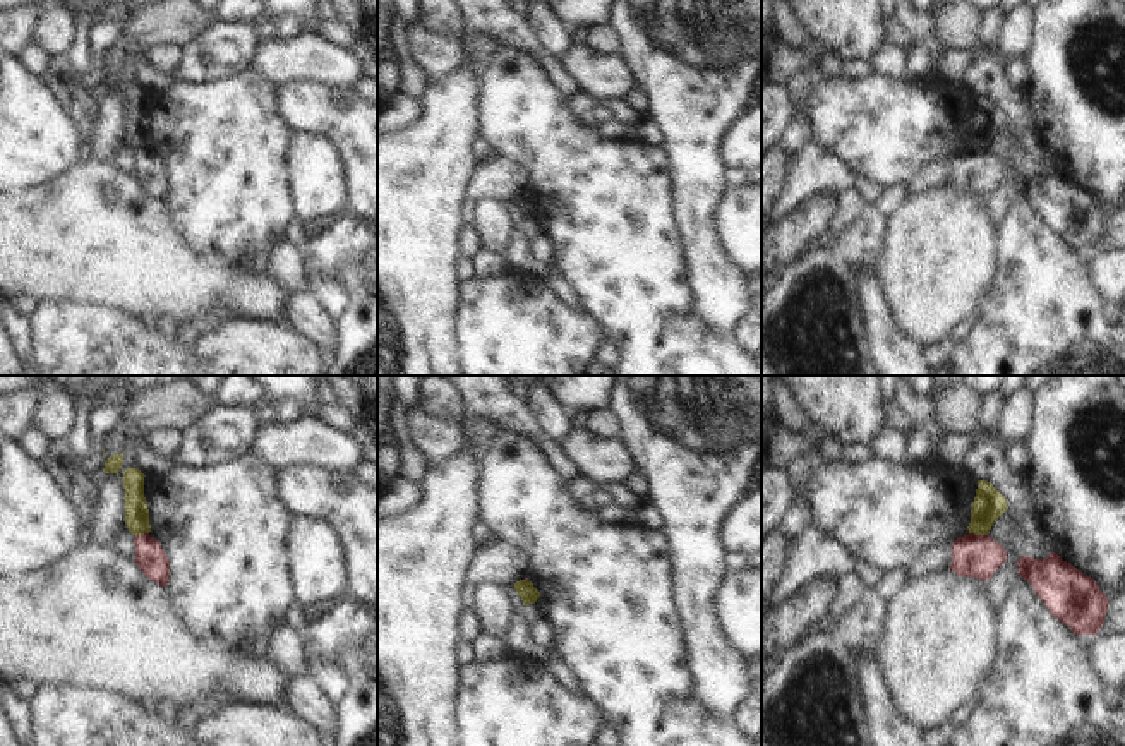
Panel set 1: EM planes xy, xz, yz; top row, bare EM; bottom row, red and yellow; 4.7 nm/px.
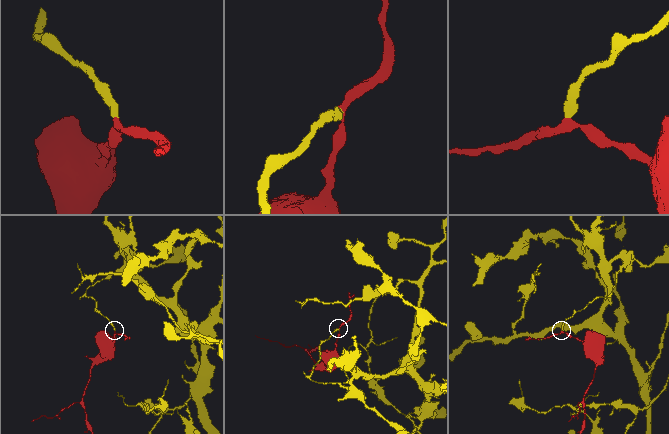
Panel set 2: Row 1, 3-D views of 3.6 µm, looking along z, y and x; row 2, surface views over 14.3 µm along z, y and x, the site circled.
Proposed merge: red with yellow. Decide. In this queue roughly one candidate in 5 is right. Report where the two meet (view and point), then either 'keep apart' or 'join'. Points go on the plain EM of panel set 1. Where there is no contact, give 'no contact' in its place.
yz (978, 151) | keep apart

